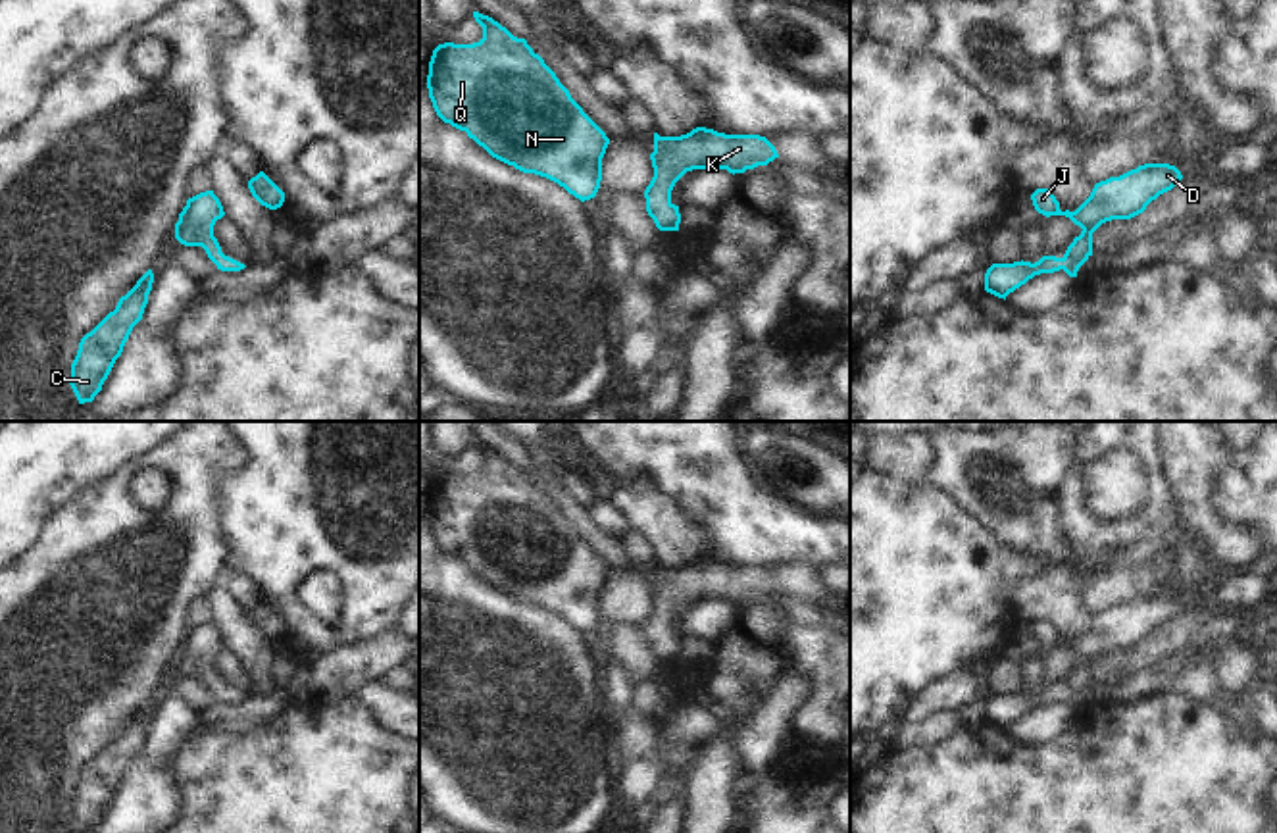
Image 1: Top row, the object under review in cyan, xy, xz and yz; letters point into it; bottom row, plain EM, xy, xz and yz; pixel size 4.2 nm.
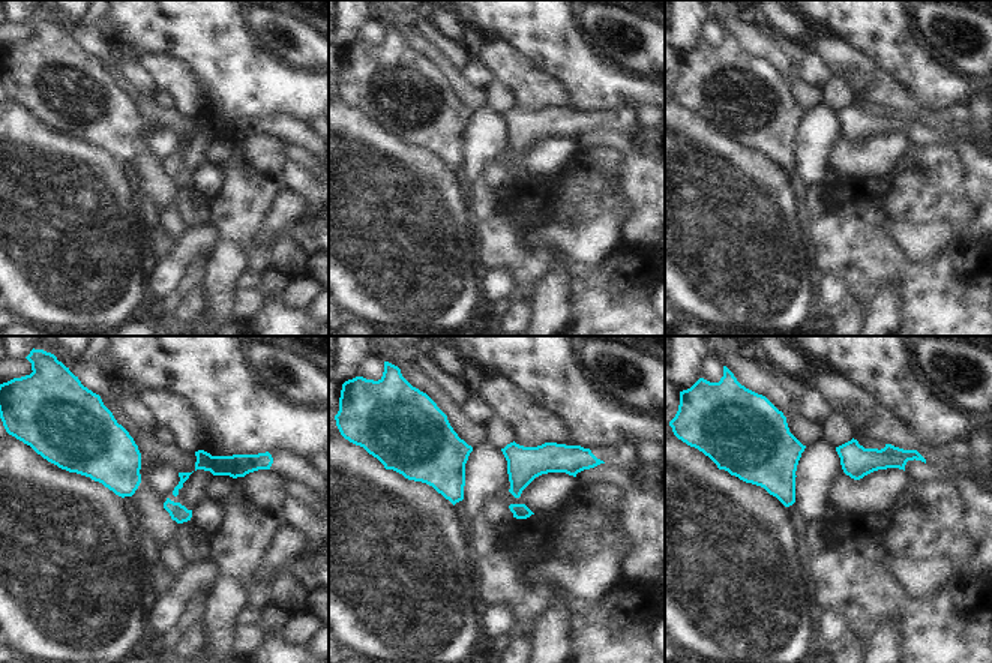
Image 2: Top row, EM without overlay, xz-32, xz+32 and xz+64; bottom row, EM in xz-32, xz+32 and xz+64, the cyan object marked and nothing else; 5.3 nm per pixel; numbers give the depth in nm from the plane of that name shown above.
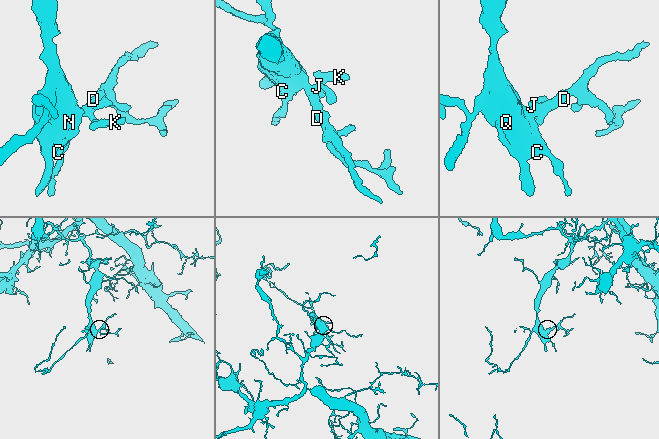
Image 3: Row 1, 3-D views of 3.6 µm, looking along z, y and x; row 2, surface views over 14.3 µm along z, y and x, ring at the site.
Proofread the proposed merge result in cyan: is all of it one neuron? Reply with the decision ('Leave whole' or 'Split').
Leave whole.

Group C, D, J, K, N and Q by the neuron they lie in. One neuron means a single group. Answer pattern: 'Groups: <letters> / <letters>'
Groups: C D J K N Q.

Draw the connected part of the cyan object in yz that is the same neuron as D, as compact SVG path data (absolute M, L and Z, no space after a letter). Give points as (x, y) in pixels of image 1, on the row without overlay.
M1144 594L1119 608L1110 608L1094 616L1090 627L1075 641L1062 643L1050 619L1037 619L1031 625L1039 644L1065 646L1083 662L1067 677L1062 689L1042 687L1039 693L992 694L985 704L985 721L1004 729L1040 704L1064 700L1077 708L1079 698L1092 687L1092 664L1106 652L1131 650L1146 641L1160 625L1171 621L1183 610L1181 602L1169 594Z

